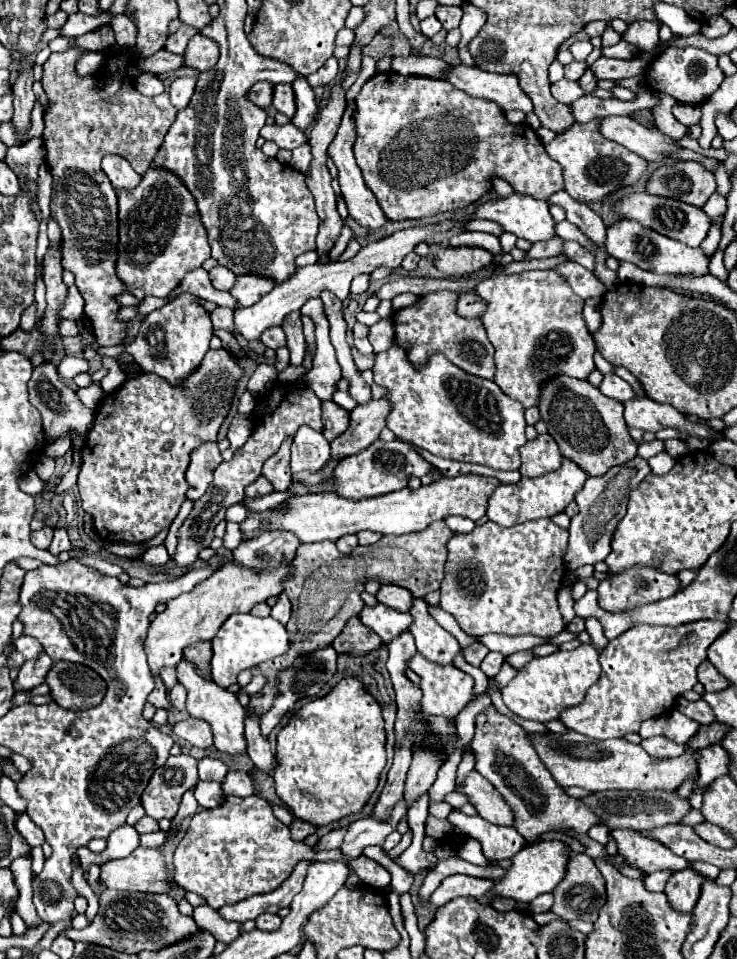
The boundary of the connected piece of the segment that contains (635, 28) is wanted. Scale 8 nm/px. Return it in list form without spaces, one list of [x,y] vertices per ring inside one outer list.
[[[638,20],[632,22],[628,26],[628,30],[622,34],[622,40],[634,44],[638,50],[642,52],[650,52],[652,48],[658,46],[660,38],[658,38],[658,24],[656,22],[646,22],[646,20]]]

